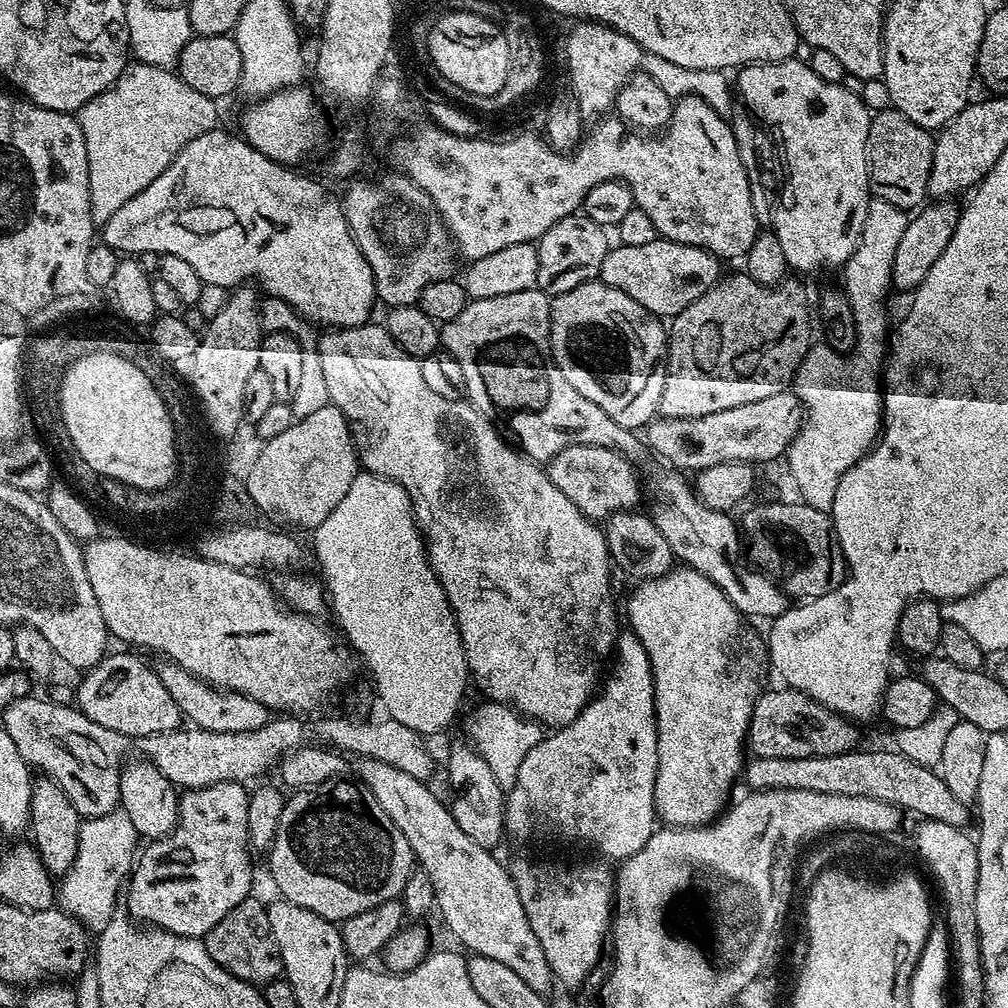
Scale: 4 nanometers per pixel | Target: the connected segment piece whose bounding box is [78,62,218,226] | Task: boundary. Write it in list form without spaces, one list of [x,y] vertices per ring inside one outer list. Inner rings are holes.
[[[139,62],[129,63],[115,84],[83,104],[78,119],[82,138],[86,138],[93,225],[104,225],[114,210],[146,190],[174,162],[186,142],[217,127],[216,104],[213,97],[198,94],[175,71]]]

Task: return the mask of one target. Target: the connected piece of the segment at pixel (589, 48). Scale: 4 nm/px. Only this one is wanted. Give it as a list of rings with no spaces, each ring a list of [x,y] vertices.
[[[581,19],[573,24],[576,25],[569,30],[568,41],[564,44],[564,60],[568,63],[568,80],[572,83],[570,91],[573,96],[578,98],[578,106],[584,117],[600,118],[613,111],[618,90],[638,71],[640,60],[643,58],[645,51],[638,46],[638,42],[634,42],[634,38],[630,38],[610,26],[600,24],[597,20]]]

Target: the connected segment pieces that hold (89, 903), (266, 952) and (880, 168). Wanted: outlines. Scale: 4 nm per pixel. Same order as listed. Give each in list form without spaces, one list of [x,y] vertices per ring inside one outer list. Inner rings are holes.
[[[122,810],[99,816],[96,819],[85,819],[80,826],[78,854],[75,855],[74,866],[61,879],[58,888],[59,907],[75,917],[89,931],[99,932],[105,928],[116,914],[118,892],[120,890],[121,893],[127,878],[131,875],[138,852],[136,844],[139,842],[140,837],[134,830],[133,822]]]
[[[249,896],[211,928],[204,938],[207,952],[220,966],[248,984],[263,986],[283,975],[281,955],[269,926],[267,905]]]
[[[891,106],[872,116],[868,131],[868,186],[875,199],[885,200],[890,202],[890,206],[905,210],[919,209],[928,196],[933,162],[934,136],[929,129],[910,122],[906,114]]]

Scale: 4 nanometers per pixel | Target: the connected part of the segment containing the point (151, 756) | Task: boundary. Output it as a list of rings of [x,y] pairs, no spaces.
[[[272,718],[256,732],[211,732],[205,728],[195,726],[181,726],[175,732],[163,732],[157,736],[150,736],[139,741],[145,757],[160,771],[163,776],[170,778],[177,789],[191,790],[214,786],[218,782],[230,782],[247,785],[248,780],[256,780],[263,772],[277,767],[289,752],[305,747],[308,728],[300,718]]]

